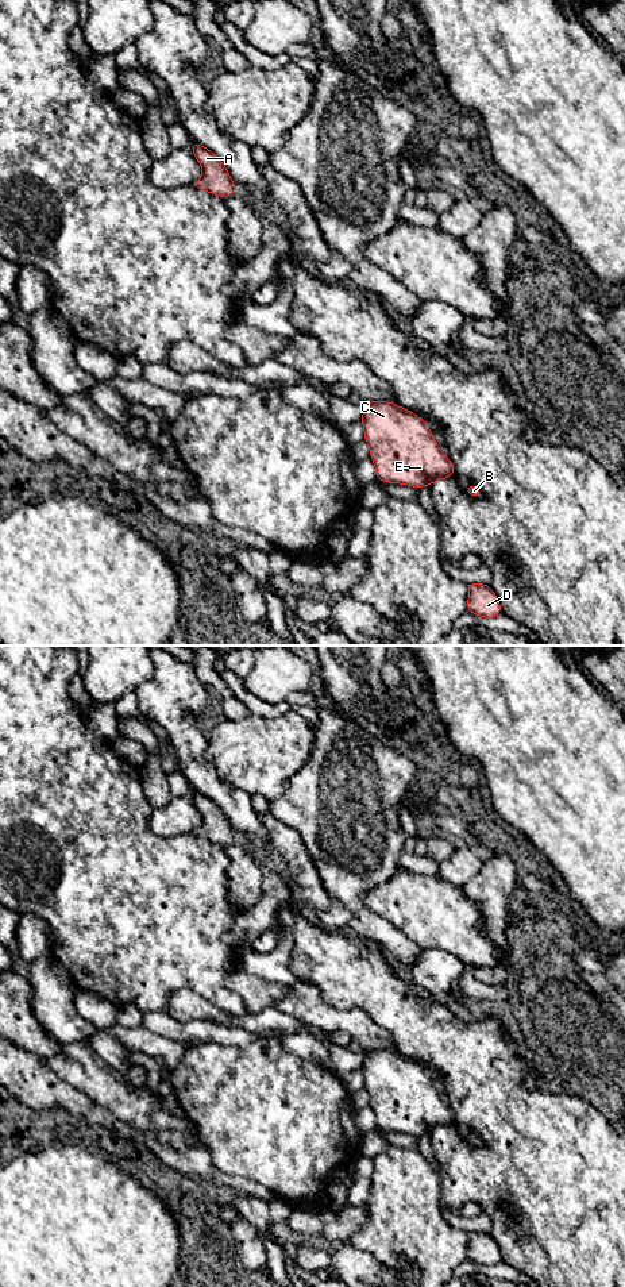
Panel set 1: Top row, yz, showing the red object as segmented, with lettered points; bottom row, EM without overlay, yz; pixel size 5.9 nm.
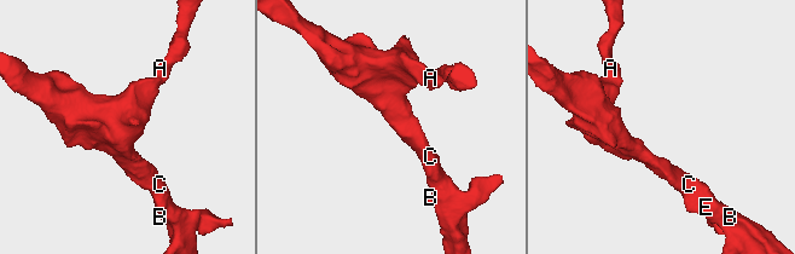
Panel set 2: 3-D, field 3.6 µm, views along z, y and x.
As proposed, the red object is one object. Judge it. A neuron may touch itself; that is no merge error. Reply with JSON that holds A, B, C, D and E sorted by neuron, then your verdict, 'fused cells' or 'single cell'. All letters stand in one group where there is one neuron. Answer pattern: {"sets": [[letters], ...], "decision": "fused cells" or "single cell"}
{"sets": [["A", "B", "C", "D", "E"]], "decision": "single cell"}

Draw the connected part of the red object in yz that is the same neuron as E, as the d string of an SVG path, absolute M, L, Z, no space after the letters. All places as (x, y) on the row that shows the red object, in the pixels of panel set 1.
M367 401L360 421L378 481L421 488L454 475L454 465L440 451L431 428L410 411L389 401Z

